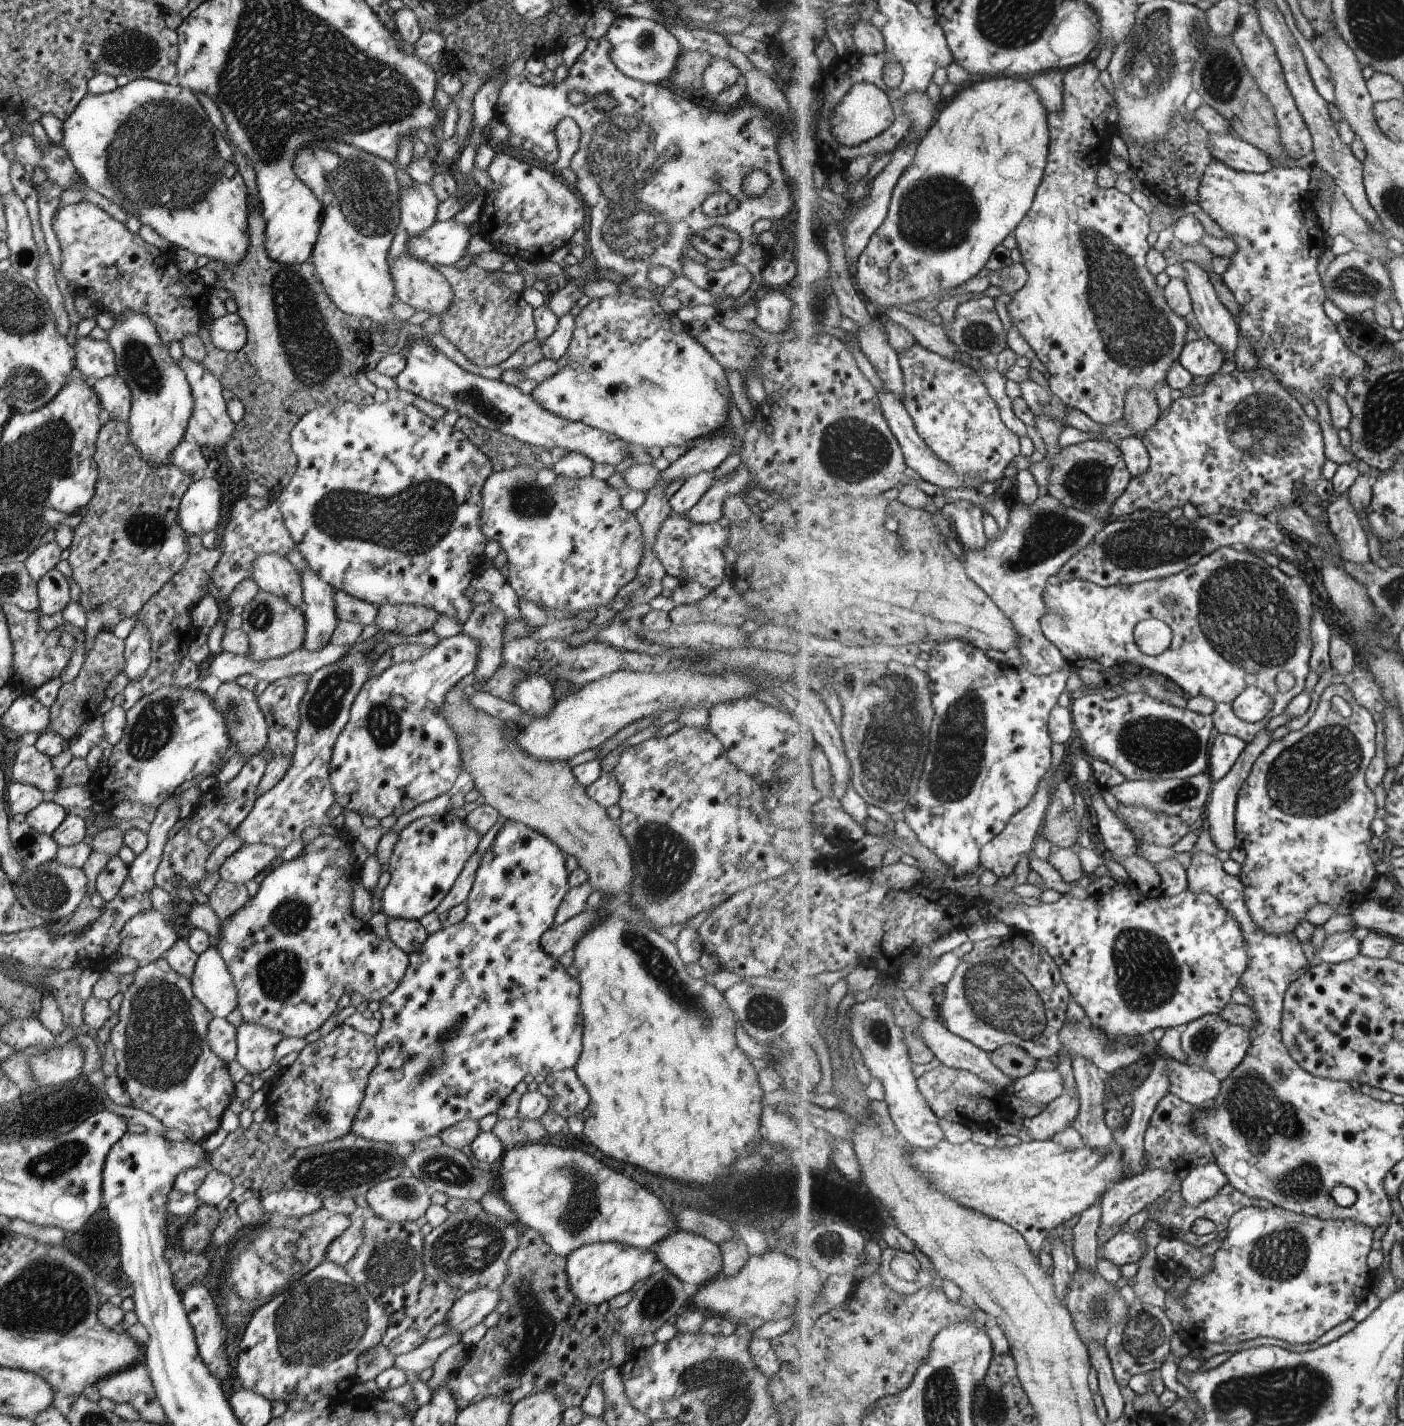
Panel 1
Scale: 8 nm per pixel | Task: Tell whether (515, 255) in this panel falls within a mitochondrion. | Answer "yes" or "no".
no

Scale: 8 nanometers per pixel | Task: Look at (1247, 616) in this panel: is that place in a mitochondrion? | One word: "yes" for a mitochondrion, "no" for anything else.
yes

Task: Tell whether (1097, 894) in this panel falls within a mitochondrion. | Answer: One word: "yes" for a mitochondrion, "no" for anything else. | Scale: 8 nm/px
no

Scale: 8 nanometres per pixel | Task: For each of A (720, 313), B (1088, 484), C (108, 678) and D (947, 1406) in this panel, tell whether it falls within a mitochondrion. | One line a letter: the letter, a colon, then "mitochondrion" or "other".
A: other
B: mitochondrion
C: other
D: mitochondrion

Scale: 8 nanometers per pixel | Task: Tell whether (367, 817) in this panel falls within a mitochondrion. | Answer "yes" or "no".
no

